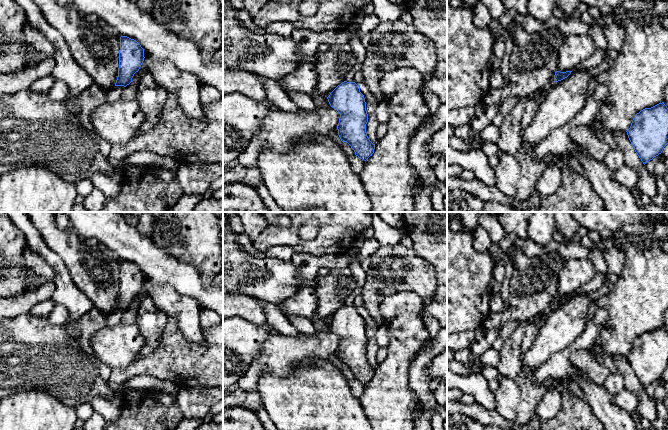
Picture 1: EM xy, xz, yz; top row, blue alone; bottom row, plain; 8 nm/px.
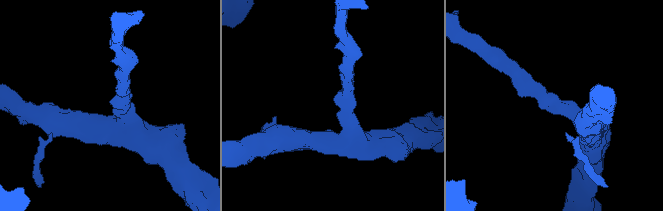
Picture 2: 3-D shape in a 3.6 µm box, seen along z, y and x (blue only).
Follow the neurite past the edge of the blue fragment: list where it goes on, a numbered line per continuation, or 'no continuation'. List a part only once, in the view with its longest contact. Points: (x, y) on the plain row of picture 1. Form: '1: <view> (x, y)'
no continuation

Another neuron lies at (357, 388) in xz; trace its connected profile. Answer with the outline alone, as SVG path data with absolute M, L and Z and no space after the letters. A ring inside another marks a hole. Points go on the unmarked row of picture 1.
M348 380L348 383L350 385L351 392L355 397L359 398L364 393L366 385L362 384L358 380Z

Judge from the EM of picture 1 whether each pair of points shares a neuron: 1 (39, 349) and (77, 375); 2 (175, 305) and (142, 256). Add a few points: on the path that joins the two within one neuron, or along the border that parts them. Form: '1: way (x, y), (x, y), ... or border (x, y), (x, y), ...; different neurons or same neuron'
1: way (48, 358), (68, 373); same neuron
2: border (147, 292), (154, 286), (170, 285), (183, 294); different neurons

